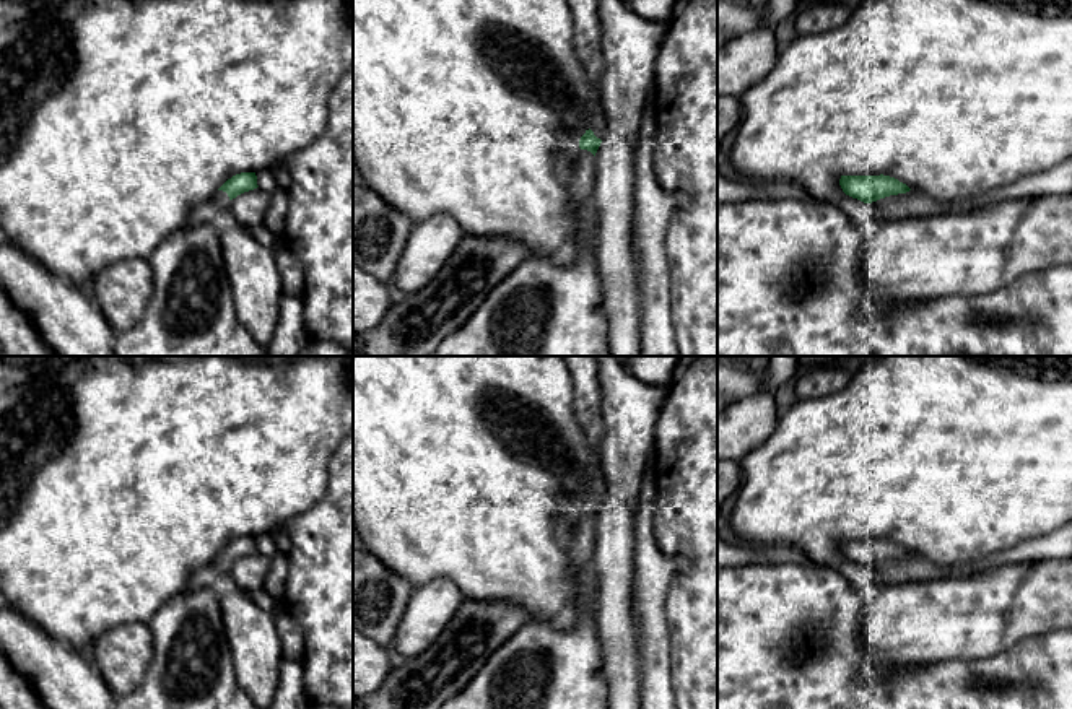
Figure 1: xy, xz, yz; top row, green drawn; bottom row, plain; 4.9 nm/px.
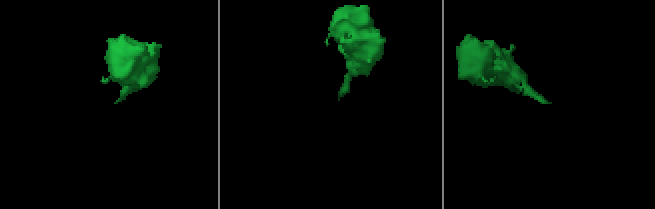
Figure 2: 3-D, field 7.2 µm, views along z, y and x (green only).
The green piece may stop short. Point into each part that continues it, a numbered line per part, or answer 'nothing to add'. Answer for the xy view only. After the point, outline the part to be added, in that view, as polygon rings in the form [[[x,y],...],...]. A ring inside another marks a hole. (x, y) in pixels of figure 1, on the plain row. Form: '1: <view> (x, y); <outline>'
1: xy (218, 569); [[[216,555],[207,571],[207,576],[210,576],[215,581],[224,581],[229,569],[231,569],[231,564],[229,564],[228,558],[223,555]]]

